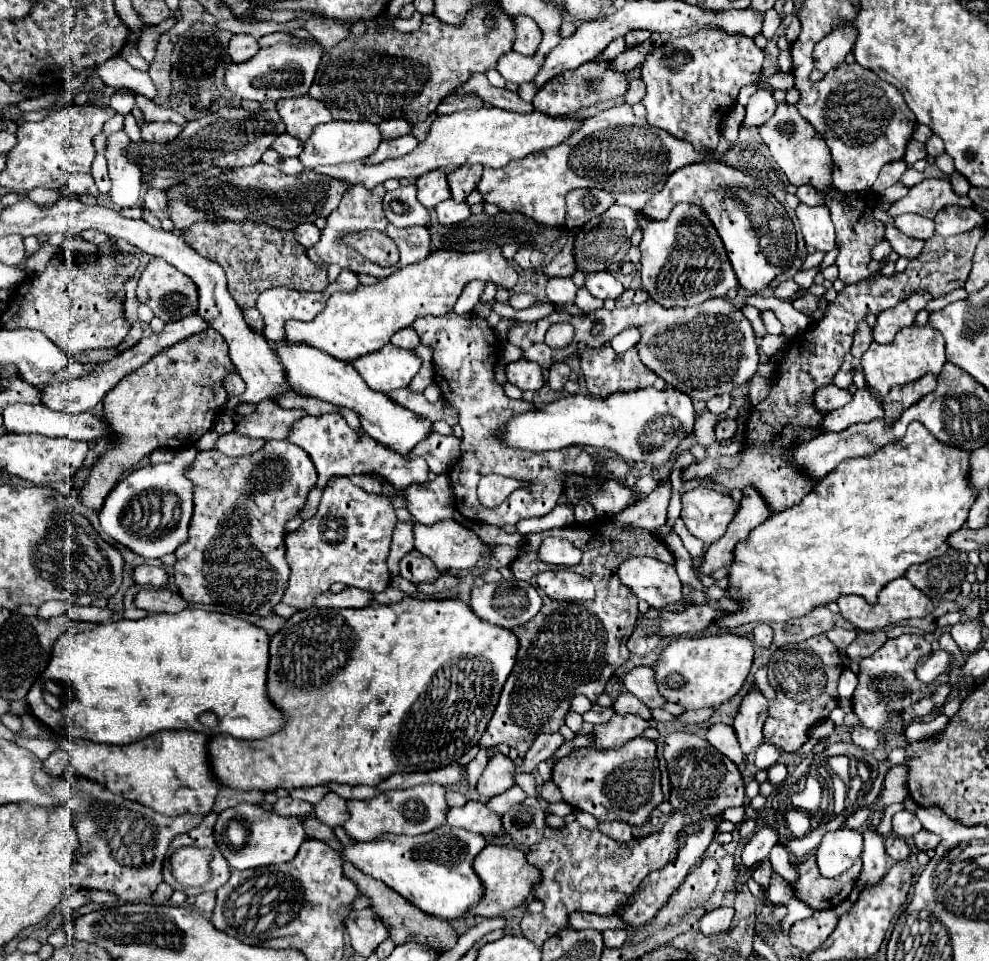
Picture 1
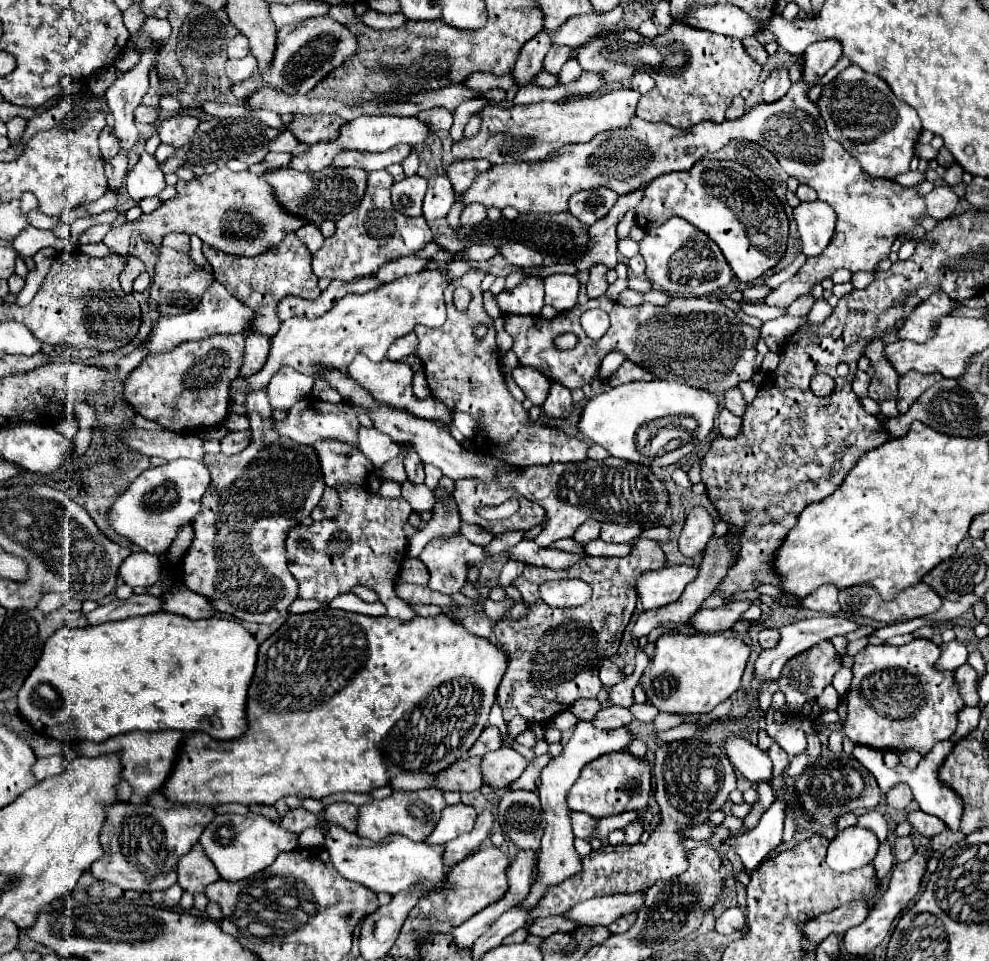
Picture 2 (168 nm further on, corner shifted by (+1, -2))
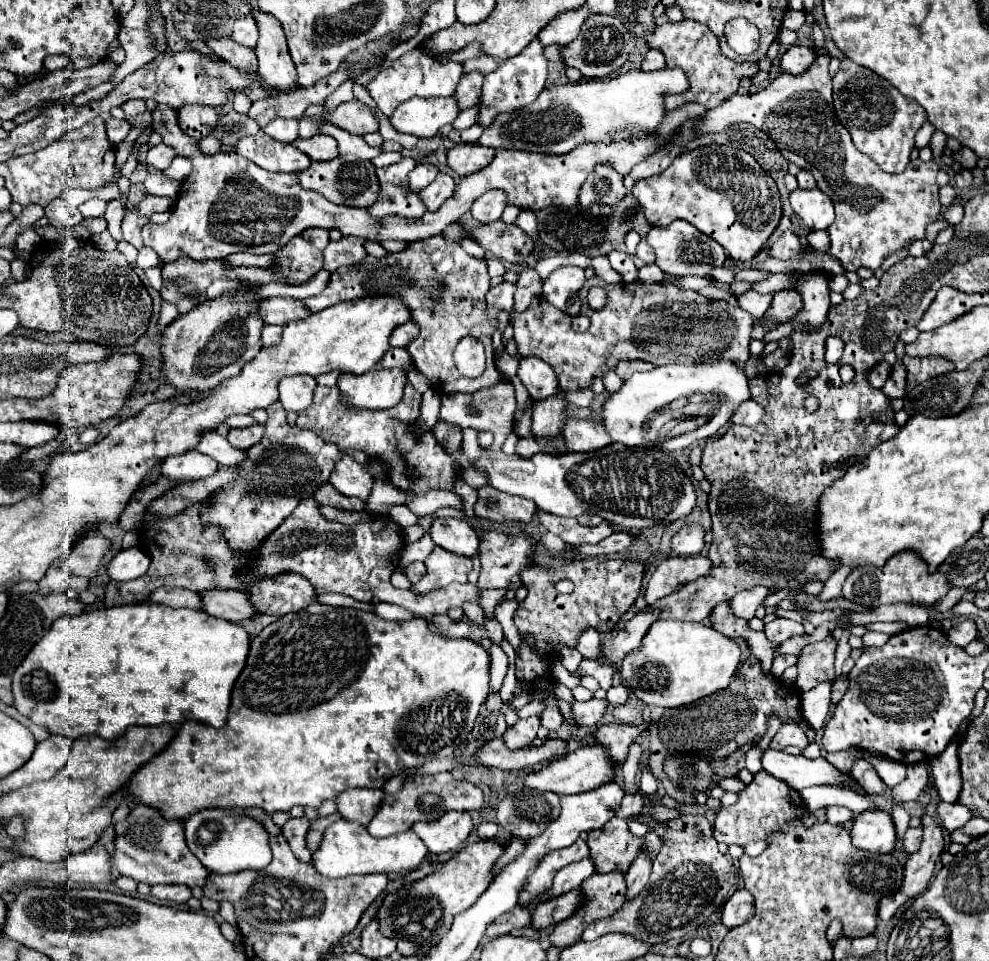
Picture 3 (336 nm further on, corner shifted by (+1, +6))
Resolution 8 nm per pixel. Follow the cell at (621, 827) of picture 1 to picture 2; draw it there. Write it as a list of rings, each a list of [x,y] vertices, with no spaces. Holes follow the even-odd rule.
[[[635,819],[631,821],[627,827],[625,827],[625,841],[627,843],[639,843],[639,837],[645,833],[645,825],[641,819]]]

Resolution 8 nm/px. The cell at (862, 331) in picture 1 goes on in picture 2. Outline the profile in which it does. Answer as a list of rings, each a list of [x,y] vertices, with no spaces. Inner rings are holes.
[[[879,339],[873,341],[865,349],[865,357],[871,359],[871,365],[873,365],[873,379],[869,385],[869,397],[881,405],[883,415],[897,417],[899,409],[897,409],[895,401],[897,401],[899,375],[893,369],[893,365],[889,363],[889,359],[885,357],[885,343]]]

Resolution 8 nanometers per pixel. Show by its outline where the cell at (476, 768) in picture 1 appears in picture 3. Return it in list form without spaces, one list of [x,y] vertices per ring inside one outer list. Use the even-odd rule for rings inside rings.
[[[491,643],[489,653],[491,653],[491,691],[499,693],[503,679],[507,675],[507,669],[509,669],[509,659],[505,651],[501,649],[501,645],[497,643]]]

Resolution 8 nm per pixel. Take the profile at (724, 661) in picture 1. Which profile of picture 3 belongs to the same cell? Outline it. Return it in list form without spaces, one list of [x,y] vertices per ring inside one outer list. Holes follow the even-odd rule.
[[[659,619],[653,623],[649,633],[641,641],[641,647],[623,659],[621,677],[627,681],[627,687],[637,695],[639,701],[651,707],[681,707],[729,687],[731,679],[739,669],[739,661],[741,661],[741,647],[733,637],[721,635],[719,631],[705,627],[703,623]]]

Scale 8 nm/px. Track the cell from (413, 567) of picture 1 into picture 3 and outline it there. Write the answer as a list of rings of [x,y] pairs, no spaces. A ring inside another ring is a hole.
[[[409,563],[407,567],[403,567],[403,573],[409,577],[411,583],[417,583],[423,575],[425,575],[425,565],[423,563]]]

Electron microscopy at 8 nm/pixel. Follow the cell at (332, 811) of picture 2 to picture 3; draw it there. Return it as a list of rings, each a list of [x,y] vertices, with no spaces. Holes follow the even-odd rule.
[[[365,789],[365,791],[345,791],[345,795],[337,797],[337,811],[347,821],[357,821],[361,825],[367,825],[377,807],[381,805],[385,793],[381,789]]]

